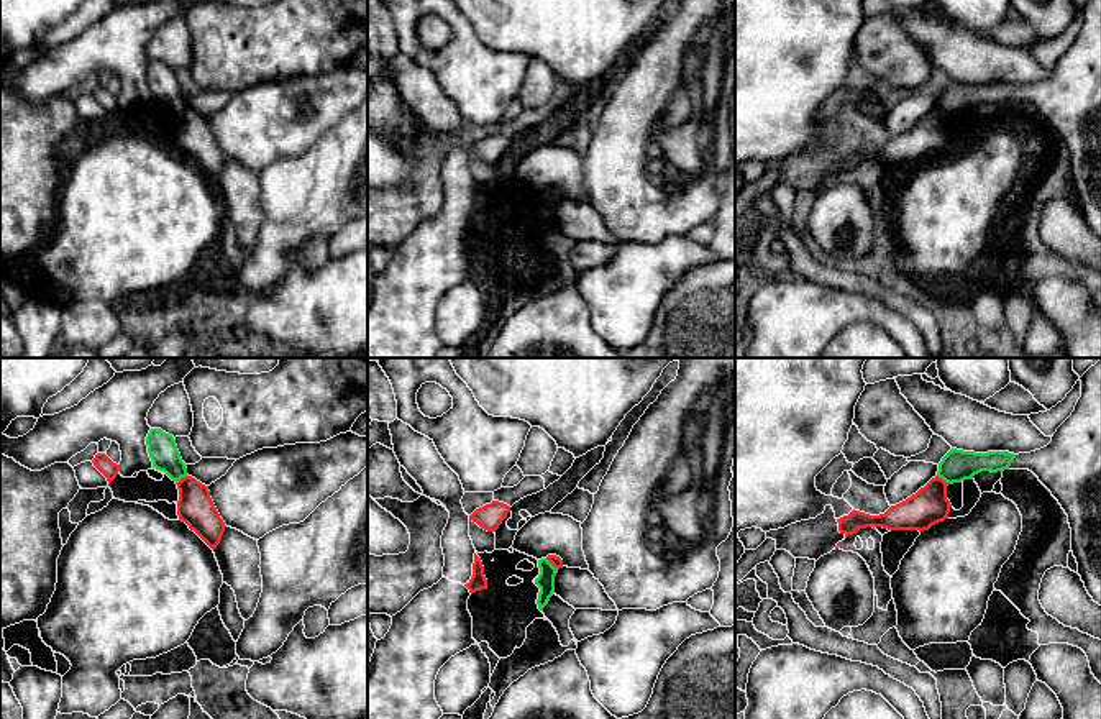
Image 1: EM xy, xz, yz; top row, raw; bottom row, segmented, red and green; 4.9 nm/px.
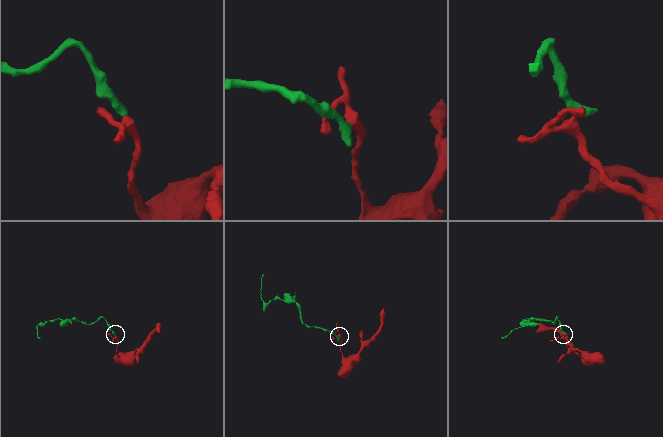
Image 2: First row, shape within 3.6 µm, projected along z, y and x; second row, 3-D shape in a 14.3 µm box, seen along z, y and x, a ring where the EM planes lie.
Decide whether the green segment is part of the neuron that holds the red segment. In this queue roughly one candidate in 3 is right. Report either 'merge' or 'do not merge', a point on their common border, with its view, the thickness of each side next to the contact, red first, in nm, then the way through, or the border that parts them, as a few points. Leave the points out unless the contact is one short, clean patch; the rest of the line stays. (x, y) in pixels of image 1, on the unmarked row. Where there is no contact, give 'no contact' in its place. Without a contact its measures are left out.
do not merge | xy (182, 110) | 180/140 nm | along xy (187, 107), (176, 115)

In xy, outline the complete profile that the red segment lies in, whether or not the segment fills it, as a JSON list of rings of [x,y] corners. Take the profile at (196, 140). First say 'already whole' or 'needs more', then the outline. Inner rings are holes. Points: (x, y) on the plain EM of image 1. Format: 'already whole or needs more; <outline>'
already whole; [[[185,108],[176,117],[179,121],[179,153],[185,154],[190,163],[215,182],[226,158],[210,130],[208,118],[192,108]]]

